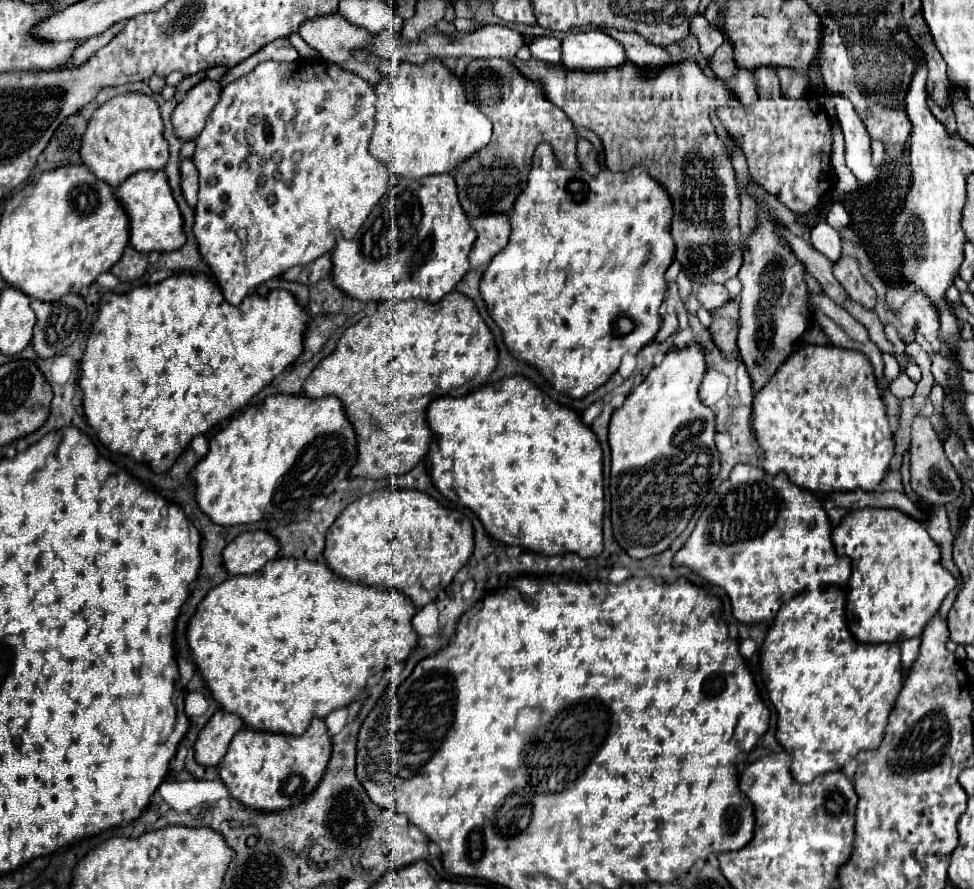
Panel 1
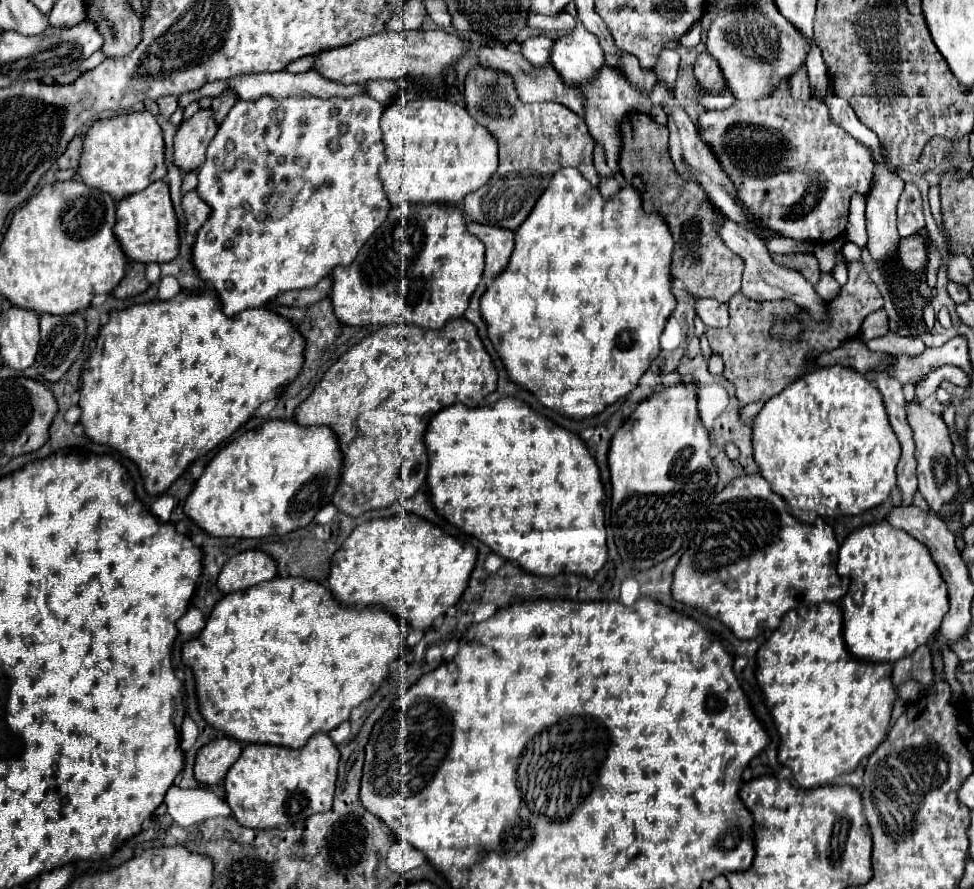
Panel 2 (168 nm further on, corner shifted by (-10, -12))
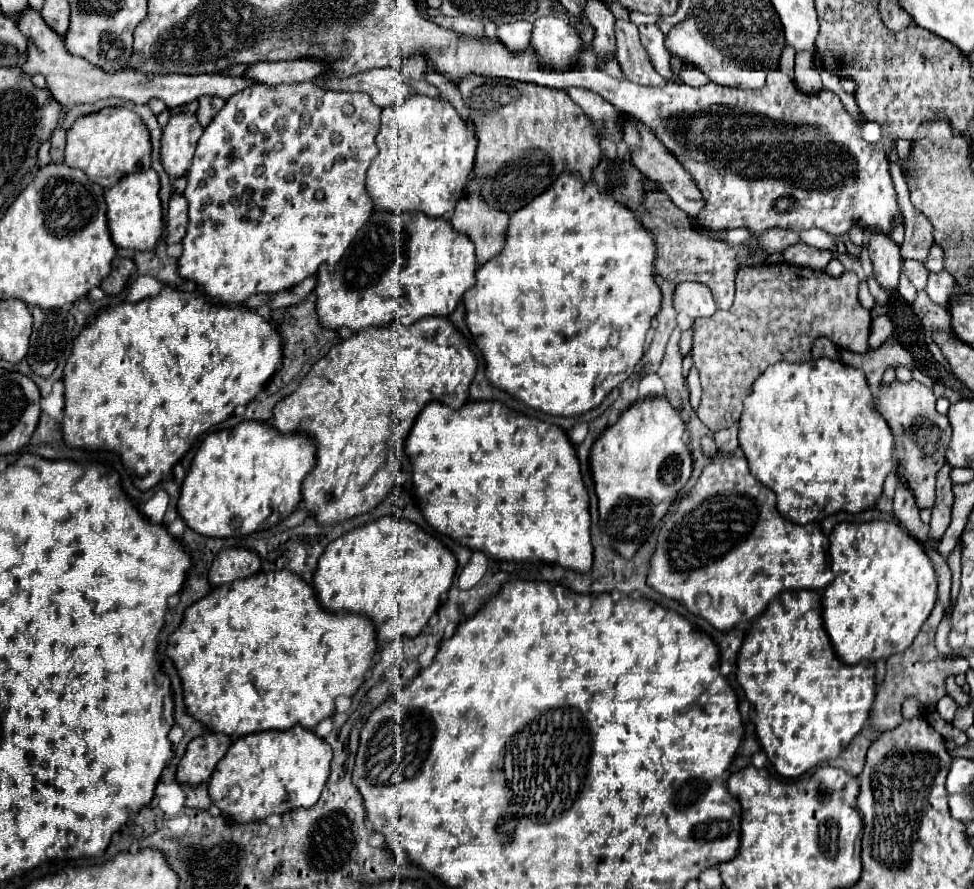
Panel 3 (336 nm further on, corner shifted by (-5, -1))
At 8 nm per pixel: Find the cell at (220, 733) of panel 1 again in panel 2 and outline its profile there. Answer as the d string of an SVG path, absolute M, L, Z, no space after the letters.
M221 736L197 752L195 760L195 780L205 786L219 784L231 764L239 758L241 744L233 738Z

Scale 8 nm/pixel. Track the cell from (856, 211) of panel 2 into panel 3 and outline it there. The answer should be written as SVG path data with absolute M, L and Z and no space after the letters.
M854 221L852 223L852 229L848 231L848 237L850 237L850 241L854 243L854 245L864 245L864 227L862 227L862 223L858 223L858 221Z

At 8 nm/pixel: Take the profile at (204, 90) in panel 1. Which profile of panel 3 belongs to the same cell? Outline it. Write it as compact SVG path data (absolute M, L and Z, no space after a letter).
M194 113L172 115L162 135L162 165L172 177L182 177L188 173L192 155L196 151L198 139L202 137L204 127L198 123Z

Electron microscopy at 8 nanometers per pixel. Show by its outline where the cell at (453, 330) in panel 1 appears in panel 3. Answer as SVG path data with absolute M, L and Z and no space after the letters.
M424 317L410 327L394 321L376 329L360 329L350 339L332 347L302 379L300 387L274 407L272 425L280 433L306 431L318 443L316 467L302 485L304 507L320 523L328 525L374 509L396 485L406 483L412 475L412 463L404 451L404 443L418 413L430 401L462 407L468 401L468 389L476 377L476 369L478 359L468 339L448 317Z

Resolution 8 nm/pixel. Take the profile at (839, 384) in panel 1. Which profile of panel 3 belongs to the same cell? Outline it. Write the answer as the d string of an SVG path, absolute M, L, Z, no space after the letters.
M820 357L814 361L806 361L806 363L788 363L788 361L780 361L770 365L754 383L752 393L746 397L744 401L744 411L740 415L740 447L750 463L750 471L752 475L756 475L766 487L770 487L776 497L778 497L778 511L784 519L798 523L798 525L806 525L808 521L822 521L838 511L848 511L848 513L858 513L864 509L870 509L878 497L882 495L882 485L884 479L894 471L894 437L890 433L890 427L886 423L886 419L880 415L880 411L876 409L876 401L874 395L866 383L866 377L862 375L860 369L854 369L850 365L844 365L842 361L834 361L828 357Z

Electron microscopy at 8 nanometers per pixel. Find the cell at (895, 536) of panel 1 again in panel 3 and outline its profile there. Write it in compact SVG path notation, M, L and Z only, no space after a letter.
M840 523L830 535L830 563L836 579L822 595L822 617L838 657L854 665L904 653L938 597L938 579L922 545L896 523Z

